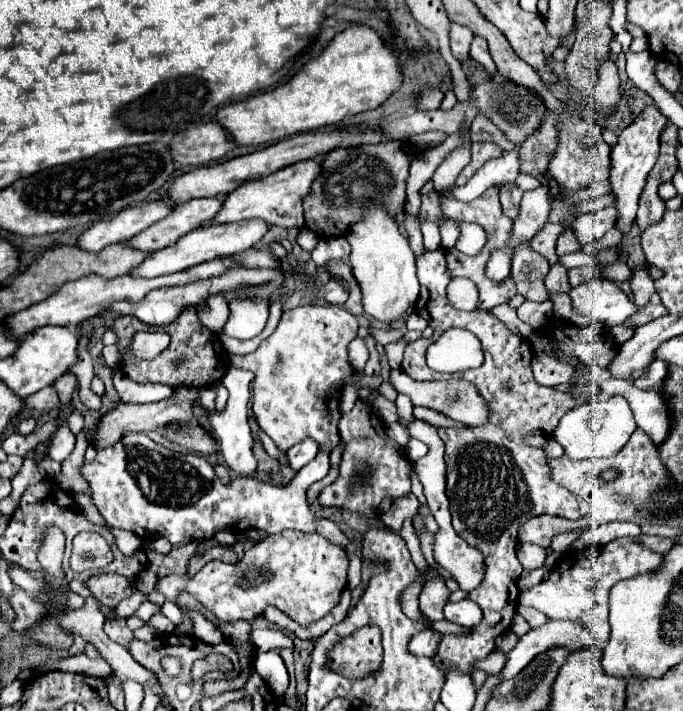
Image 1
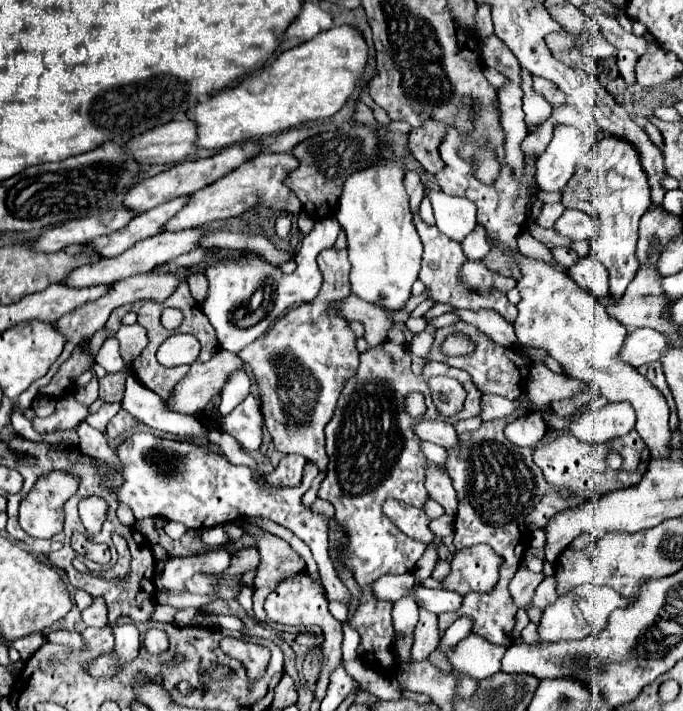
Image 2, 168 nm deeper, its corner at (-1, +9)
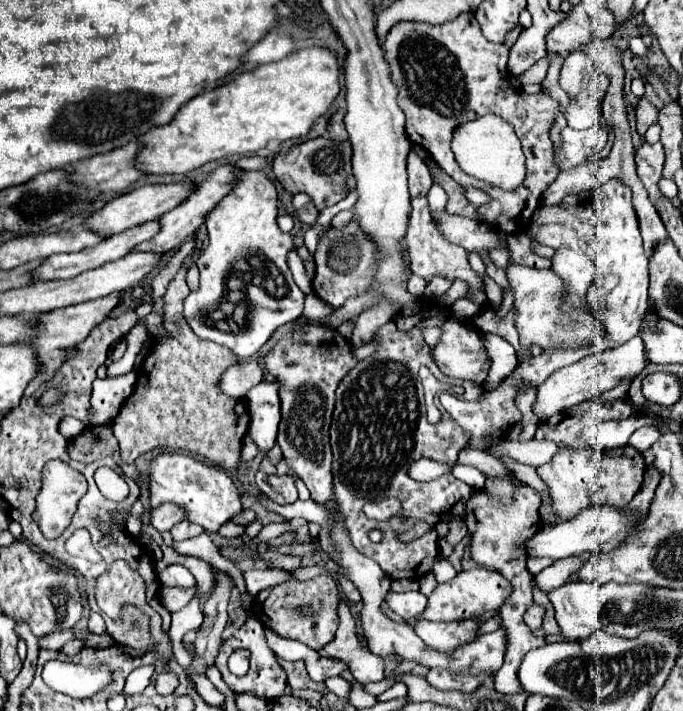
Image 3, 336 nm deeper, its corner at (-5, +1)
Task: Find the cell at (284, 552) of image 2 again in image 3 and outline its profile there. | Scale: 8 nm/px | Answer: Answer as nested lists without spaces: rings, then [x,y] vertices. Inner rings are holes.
[[[317,576],[307,582],[289,580],[275,588],[261,590],[255,596],[255,604],[251,606],[251,610],[263,622],[263,626],[273,630],[281,638],[299,640],[307,644],[311,650],[319,652],[335,638],[335,630],[339,626],[337,606],[339,606],[339,590],[335,580],[331,576]]]

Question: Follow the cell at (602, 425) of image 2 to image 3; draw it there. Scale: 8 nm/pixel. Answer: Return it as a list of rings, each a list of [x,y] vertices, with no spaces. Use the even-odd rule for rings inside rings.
[[[643,426],[643,428],[639,428],[639,430],[633,432],[633,436],[629,438],[629,444],[635,446],[639,452],[643,452],[643,450],[651,448],[659,440],[659,436],[661,436],[659,428],[655,428],[655,426]]]

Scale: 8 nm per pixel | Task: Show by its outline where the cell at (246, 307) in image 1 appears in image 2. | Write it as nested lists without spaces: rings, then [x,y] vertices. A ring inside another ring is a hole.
[[[327,218],[315,224],[315,228],[303,238],[303,252],[295,258],[297,268],[293,274],[283,274],[279,268],[271,268],[271,264],[261,262],[259,258],[253,256],[245,256],[241,260],[229,260],[225,264],[213,264],[207,268],[207,280],[209,280],[209,294],[207,300],[201,304],[203,314],[209,318],[209,322],[213,324],[213,328],[217,330],[217,338],[221,348],[229,350],[229,352],[239,352],[241,348],[245,348],[247,344],[251,344],[253,340],[257,340],[261,334],[267,332],[267,328],[293,304],[301,304],[301,302],[311,302],[323,284],[323,276],[317,268],[317,254],[325,248],[331,248],[337,240],[341,232],[341,226],[335,218]],[[269,288],[269,298],[273,302],[273,308],[269,312],[265,312],[263,318],[259,318],[255,324],[241,324],[235,320],[235,312],[239,308],[247,310],[247,306],[251,304],[251,298],[257,290],[267,290]]]

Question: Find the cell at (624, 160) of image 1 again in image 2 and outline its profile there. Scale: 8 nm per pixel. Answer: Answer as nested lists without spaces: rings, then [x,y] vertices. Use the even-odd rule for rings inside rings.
[[[603,136],[597,142],[597,152],[595,152],[591,170],[589,172],[577,170],[577,174],[563,190],[561,204],[565,208],[577,208],[599,218],[599,230],[589,240],[591,244],[589,254],[597,258],[601,264],[605,264],[609,272],[611,296],[621,296],[623,290],[629,286],[631,278],[635,278],[639,270],[639,262],[635,256],[635,244],[639,238],[637,226],[639,226],[639,218],[651,206],[647,172],[641,166],[641,158],[635,146],[615,136]]]

